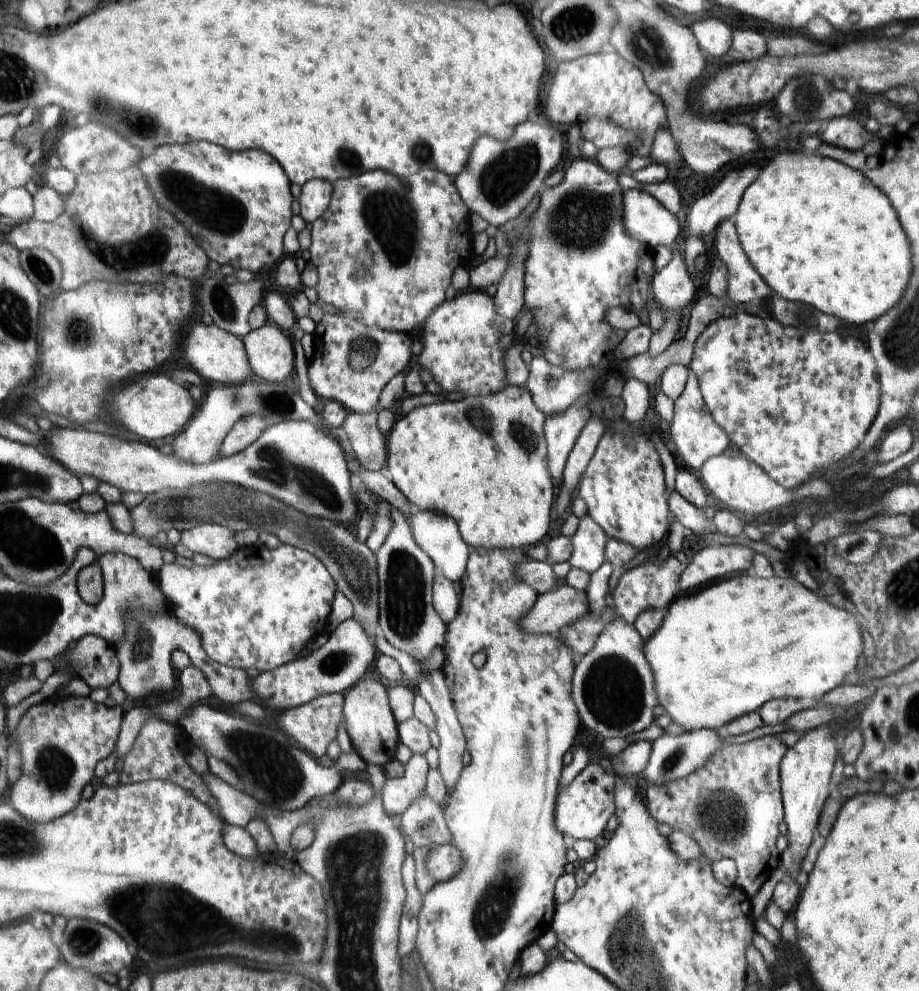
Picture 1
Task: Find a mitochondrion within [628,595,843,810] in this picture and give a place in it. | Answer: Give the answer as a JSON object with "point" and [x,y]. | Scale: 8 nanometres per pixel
{"point":[677,757]}

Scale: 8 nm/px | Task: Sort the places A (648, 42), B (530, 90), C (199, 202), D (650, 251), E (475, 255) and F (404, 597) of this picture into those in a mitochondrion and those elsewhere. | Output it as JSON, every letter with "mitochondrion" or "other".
{"A":"mitochondrion","B":"other","C":"mitochondrion","D":"other","E":"other","F":"mitochondrion"}

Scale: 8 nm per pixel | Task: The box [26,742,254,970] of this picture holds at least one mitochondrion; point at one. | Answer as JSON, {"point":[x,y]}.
{"point":[83,941]}

